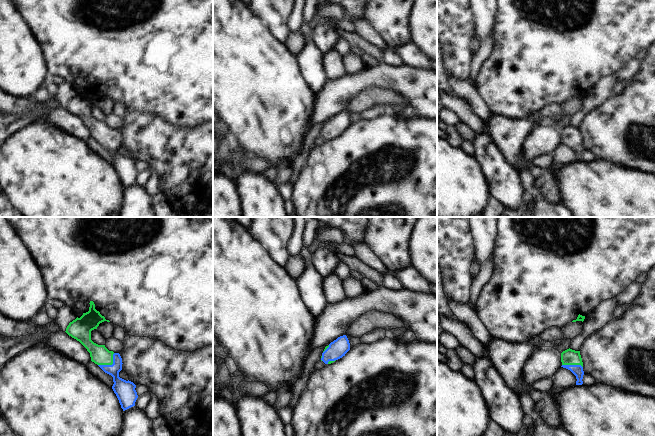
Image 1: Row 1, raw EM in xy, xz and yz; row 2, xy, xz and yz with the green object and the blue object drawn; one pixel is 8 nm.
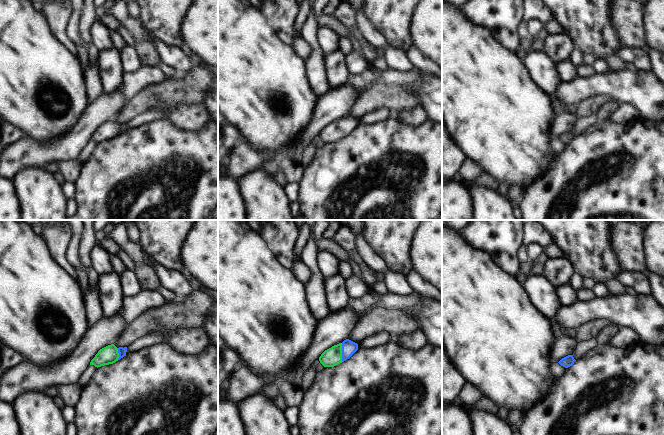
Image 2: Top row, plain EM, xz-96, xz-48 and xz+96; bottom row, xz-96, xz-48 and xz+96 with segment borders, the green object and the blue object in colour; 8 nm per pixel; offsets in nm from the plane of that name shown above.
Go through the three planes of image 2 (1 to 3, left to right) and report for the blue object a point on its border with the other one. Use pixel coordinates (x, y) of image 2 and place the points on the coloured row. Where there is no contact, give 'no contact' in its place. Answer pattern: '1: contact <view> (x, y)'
1: contact xz-96 (118, 354)
2: contact xz-48 (341, 352)
3: no contact

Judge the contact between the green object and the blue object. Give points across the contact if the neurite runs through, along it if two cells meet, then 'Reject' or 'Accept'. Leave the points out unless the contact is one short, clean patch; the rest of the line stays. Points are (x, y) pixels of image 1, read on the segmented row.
Path across: xy (100, 355), (110, 364), (116, 379), (125, 391). Accept

